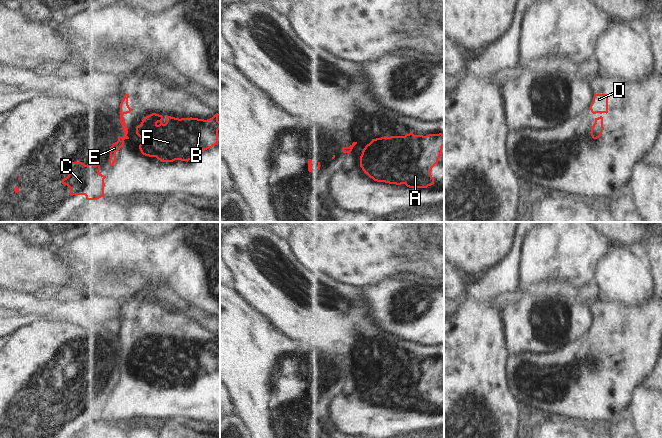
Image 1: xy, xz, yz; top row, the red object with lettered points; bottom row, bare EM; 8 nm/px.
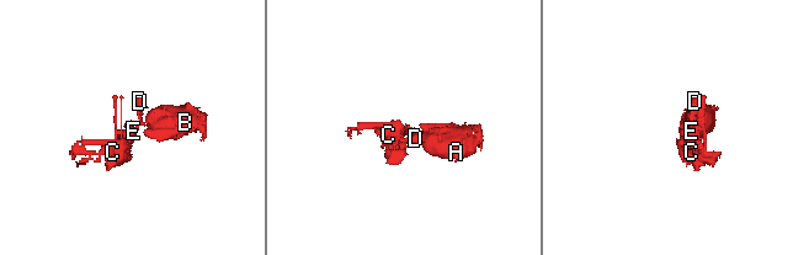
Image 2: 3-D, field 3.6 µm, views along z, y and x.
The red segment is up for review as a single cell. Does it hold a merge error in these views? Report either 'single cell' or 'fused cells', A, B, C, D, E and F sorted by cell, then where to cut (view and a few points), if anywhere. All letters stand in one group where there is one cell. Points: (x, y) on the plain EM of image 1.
fused cells; groups A B D F / C E; cut xy (124, 359), (125, 362)

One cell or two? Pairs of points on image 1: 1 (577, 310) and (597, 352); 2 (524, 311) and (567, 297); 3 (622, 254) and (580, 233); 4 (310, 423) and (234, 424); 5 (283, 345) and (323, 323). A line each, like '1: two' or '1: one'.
1: two
2: one
3: two
4: two
5: two

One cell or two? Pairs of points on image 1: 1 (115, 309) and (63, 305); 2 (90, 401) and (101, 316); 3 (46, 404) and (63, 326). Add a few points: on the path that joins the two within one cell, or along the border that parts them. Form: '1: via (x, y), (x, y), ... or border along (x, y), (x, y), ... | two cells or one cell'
1: via (102, 309), (76, 308) | one cell
2: border along (77, 322), (87, 326), (114, 328) | two cells
3: via (46, 385), (63, 368), (63, 345) | one cell

